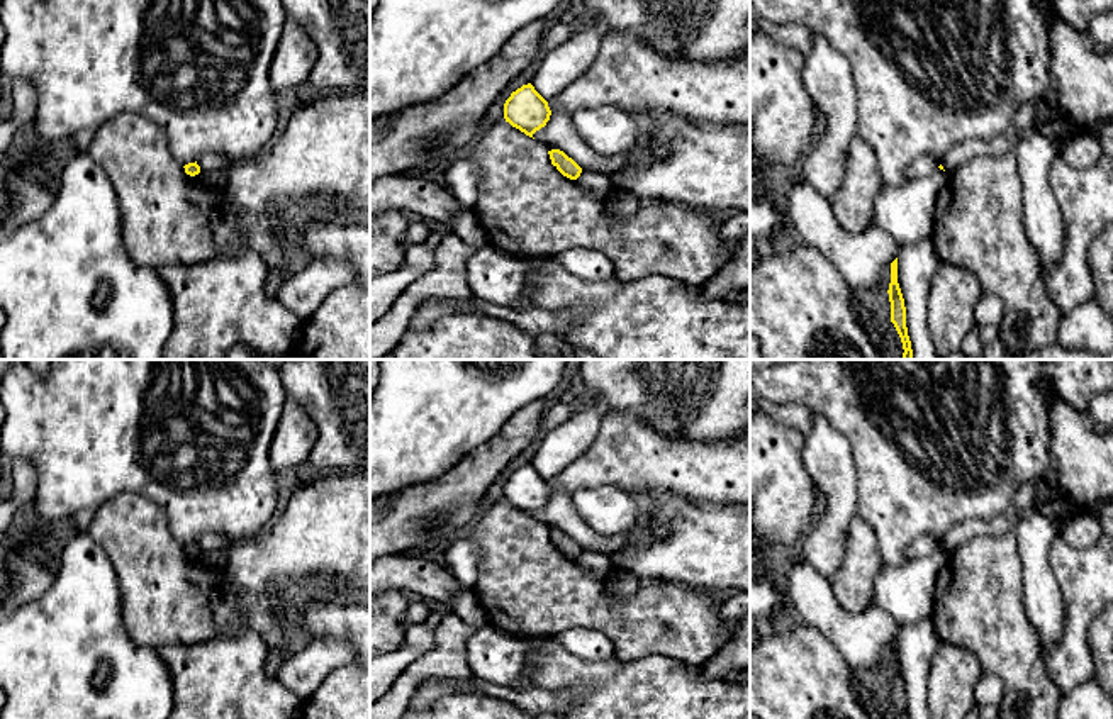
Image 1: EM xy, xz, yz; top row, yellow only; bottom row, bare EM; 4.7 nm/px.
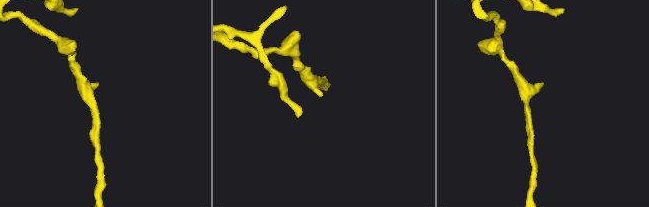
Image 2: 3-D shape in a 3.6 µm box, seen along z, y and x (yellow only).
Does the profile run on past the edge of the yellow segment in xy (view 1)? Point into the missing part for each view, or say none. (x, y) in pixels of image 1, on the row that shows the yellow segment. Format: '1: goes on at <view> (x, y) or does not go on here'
1: does not go on here

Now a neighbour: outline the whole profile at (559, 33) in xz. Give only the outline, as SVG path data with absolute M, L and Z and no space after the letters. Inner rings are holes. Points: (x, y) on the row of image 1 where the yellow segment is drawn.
M562 20L556 24L550 24L543 37L543 51L553 49L567 42L575 34L575 31L577 29L563 24Z

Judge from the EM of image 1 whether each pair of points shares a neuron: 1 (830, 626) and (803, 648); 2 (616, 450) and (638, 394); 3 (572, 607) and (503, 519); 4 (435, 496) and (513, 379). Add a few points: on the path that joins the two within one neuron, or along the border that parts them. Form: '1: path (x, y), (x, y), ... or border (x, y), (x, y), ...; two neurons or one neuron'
1: border (805, 623), (813, 626), (838, 652), (845, 663); two neurons
2: border (609, 409), (637, 414), (665, 434); two neurons
3: path (550, 585), (509, 541); one neuron
4: border (487, 440), (443, 473), (419, 482); two neurons

